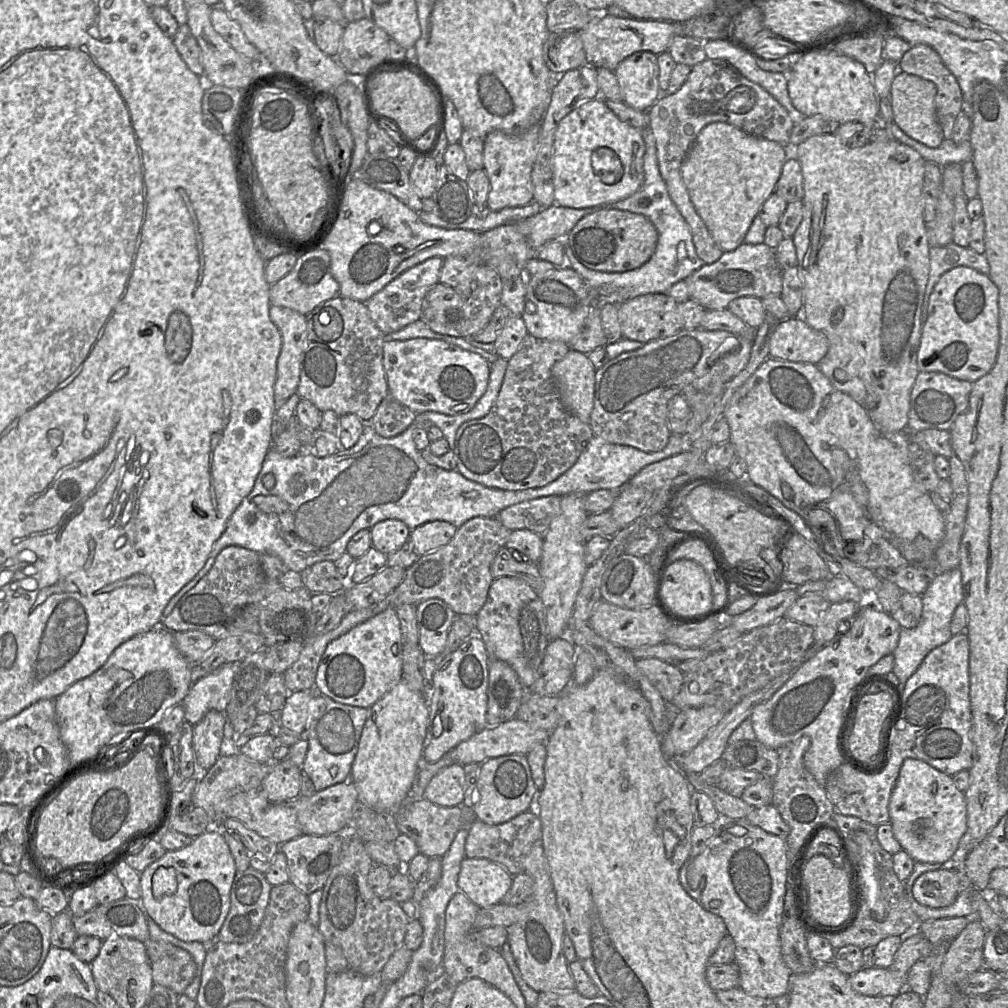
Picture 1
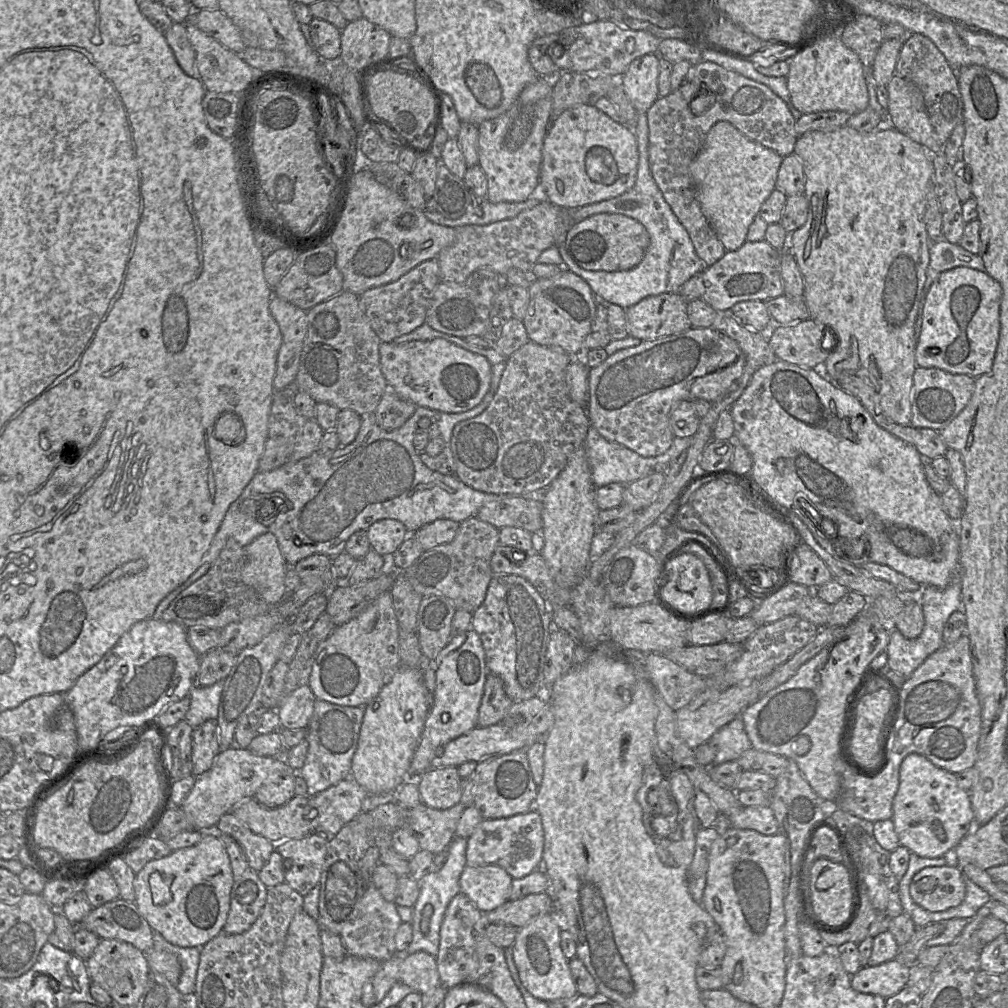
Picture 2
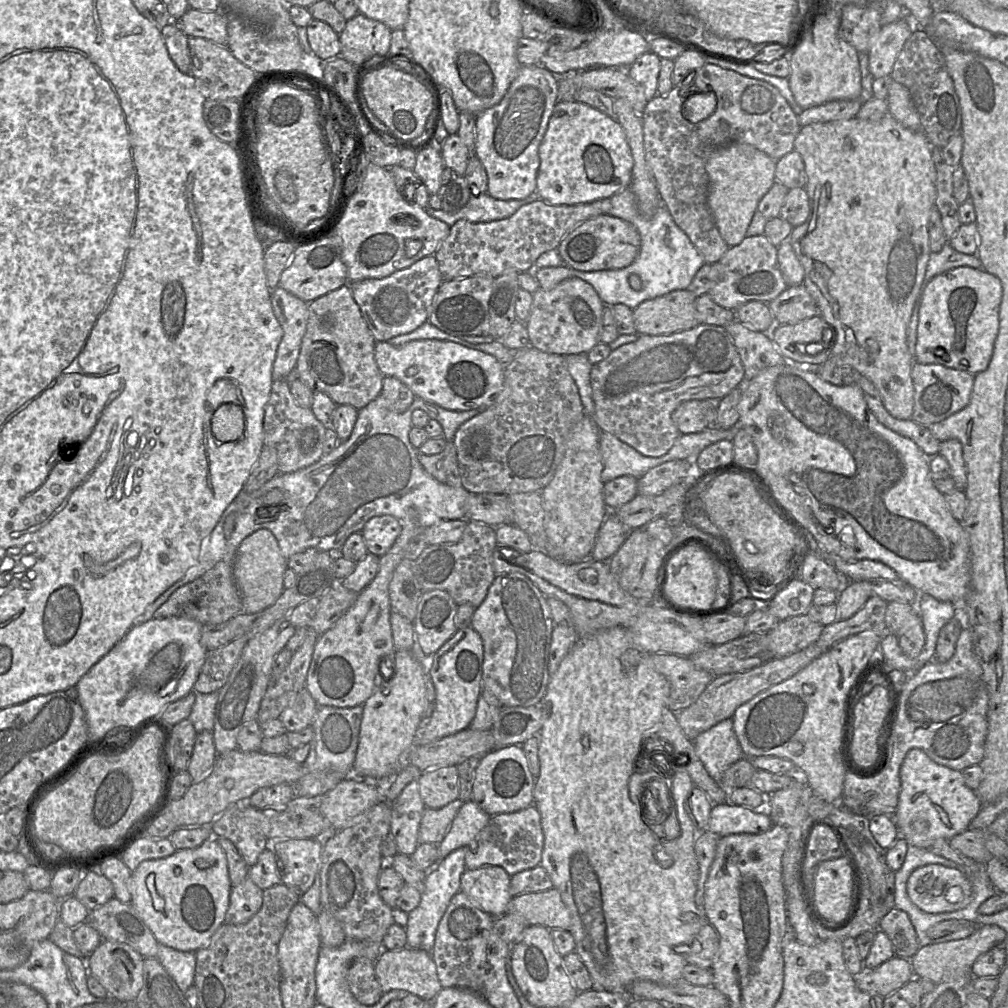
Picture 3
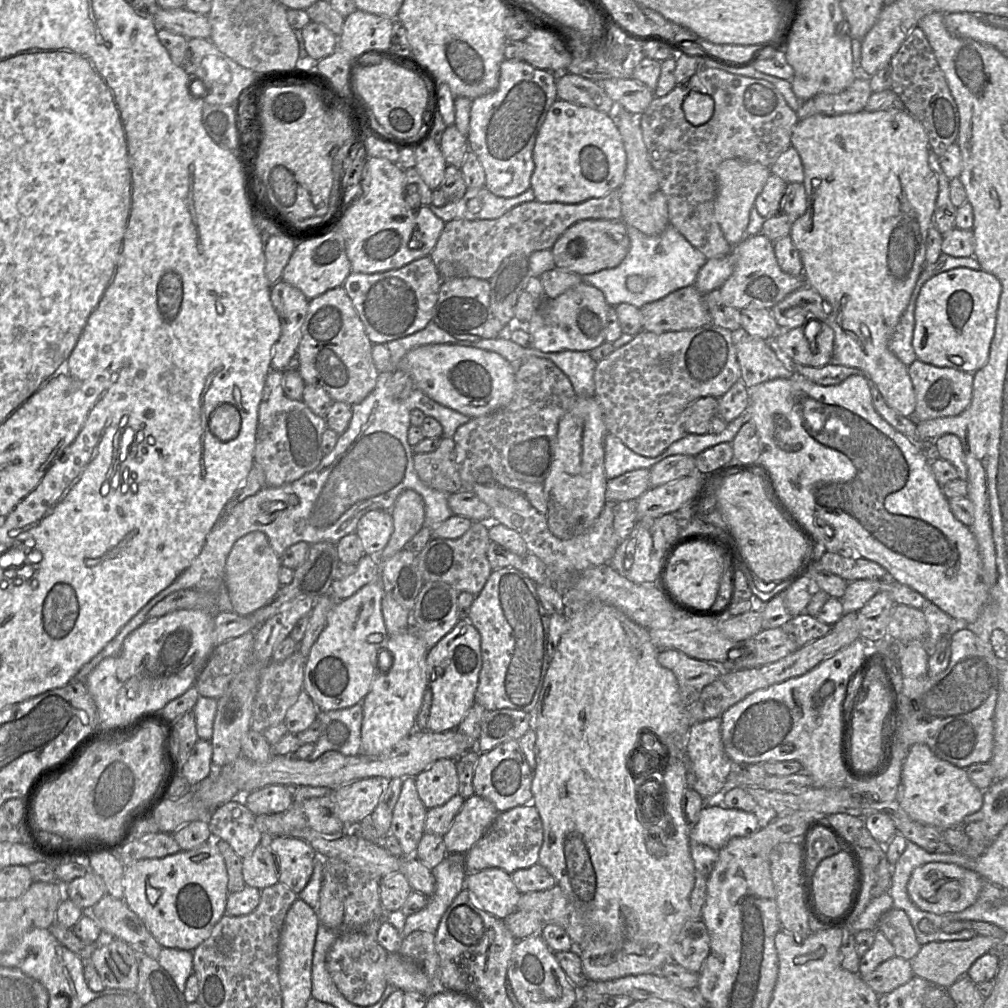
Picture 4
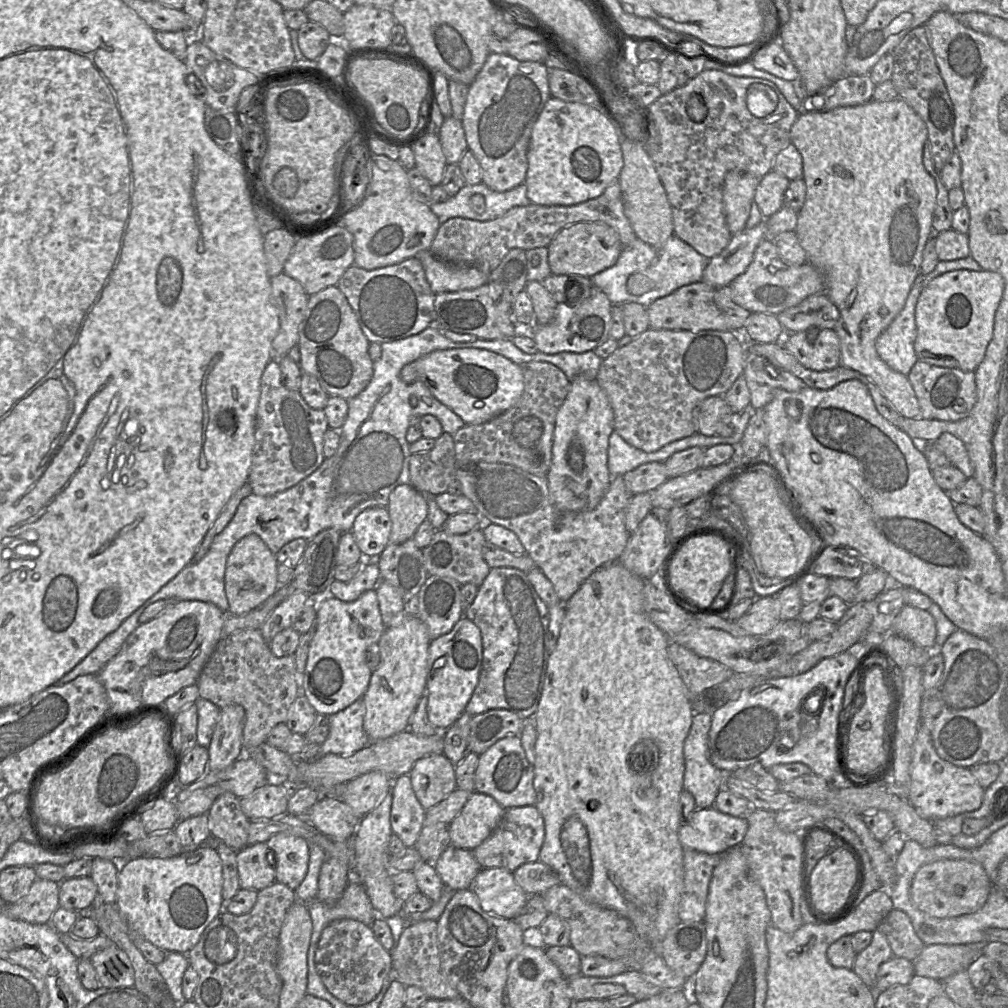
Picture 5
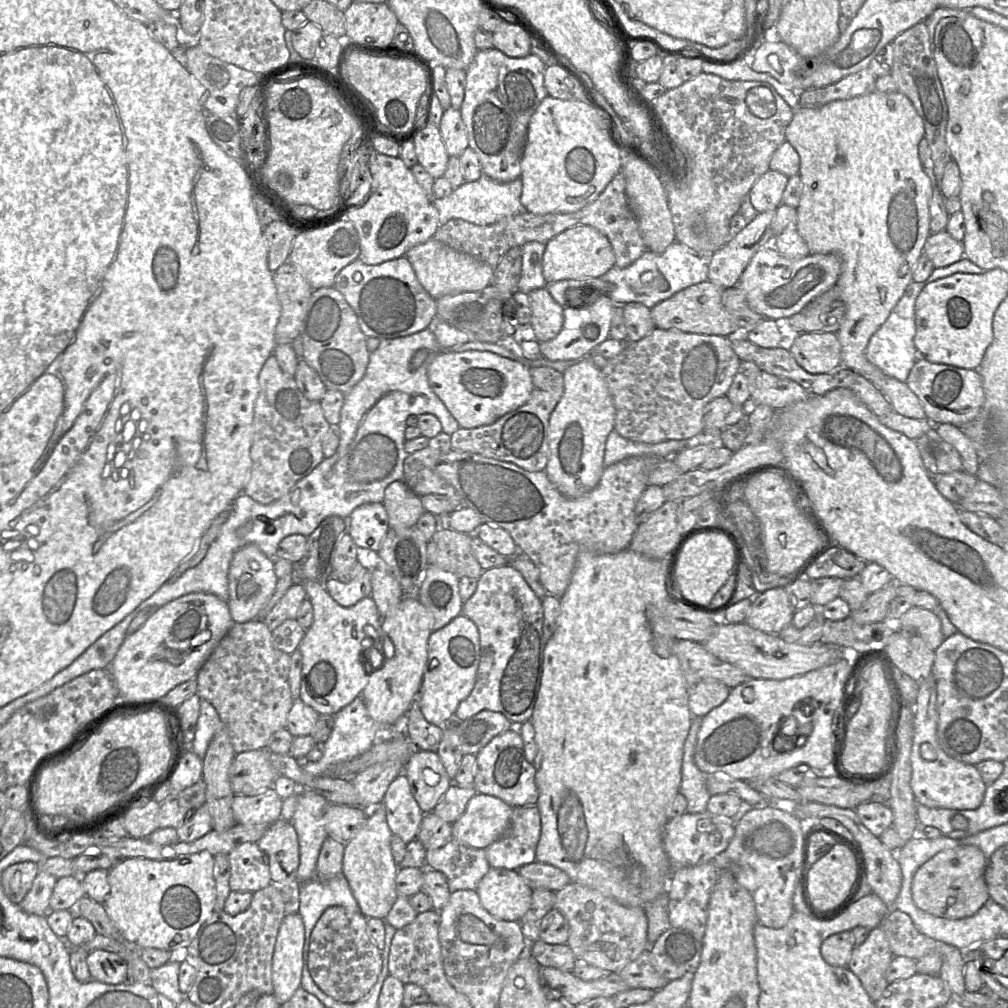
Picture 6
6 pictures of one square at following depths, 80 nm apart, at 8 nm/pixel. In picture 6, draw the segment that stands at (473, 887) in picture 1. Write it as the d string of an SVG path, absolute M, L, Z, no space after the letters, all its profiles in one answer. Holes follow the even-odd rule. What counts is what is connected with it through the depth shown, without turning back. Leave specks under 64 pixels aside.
M491 868L476 892L484 909L496 919L520 922L532 902L532 888L518 871Z

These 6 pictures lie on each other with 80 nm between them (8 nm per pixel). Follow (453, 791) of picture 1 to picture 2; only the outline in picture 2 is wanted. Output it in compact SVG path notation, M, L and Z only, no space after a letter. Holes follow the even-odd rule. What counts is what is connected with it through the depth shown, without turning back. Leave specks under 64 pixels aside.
M458 767L429 769L419 783L421 801L428 807L446 810L461 801L461 780Z

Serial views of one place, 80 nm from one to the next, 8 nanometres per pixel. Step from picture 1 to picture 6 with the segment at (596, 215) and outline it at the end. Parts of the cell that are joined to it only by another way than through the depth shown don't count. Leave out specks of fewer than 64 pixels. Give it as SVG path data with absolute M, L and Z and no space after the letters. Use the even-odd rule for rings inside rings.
M576 225L557 234L545 244L542 274L546 283L563 279L601 277L614 266L615 256L607 237L588 225Z

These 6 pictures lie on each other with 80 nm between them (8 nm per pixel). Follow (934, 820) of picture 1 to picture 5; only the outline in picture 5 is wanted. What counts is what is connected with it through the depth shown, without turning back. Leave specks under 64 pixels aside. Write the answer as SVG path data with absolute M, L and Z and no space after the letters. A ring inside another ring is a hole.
M928 713L921 717L913 746L907 800L923 817L933 820L977 810L982 804L984 792L985 789L977 782L969 768L956 766L937 754Z

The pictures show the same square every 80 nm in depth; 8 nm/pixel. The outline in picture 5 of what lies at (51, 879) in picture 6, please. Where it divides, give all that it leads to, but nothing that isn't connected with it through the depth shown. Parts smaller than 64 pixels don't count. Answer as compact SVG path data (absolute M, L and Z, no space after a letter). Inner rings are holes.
M37 878L19 901L4 904L4 915L32 924L46 924L58 907L59 883Z

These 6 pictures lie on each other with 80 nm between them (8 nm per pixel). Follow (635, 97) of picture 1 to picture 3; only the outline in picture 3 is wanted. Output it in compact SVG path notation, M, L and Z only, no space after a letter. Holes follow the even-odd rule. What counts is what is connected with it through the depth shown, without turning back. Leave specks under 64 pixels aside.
M648 51L628 67L628 75L643 88L647 101L657 95L660 60L658 55Z

